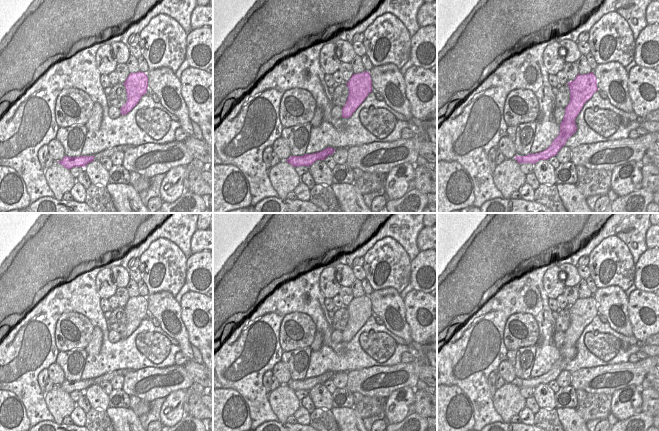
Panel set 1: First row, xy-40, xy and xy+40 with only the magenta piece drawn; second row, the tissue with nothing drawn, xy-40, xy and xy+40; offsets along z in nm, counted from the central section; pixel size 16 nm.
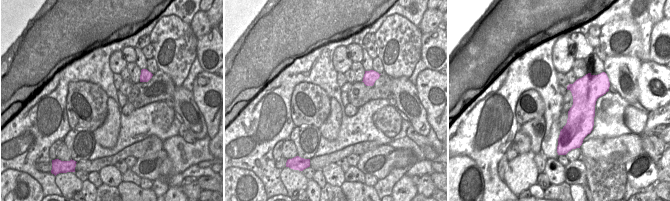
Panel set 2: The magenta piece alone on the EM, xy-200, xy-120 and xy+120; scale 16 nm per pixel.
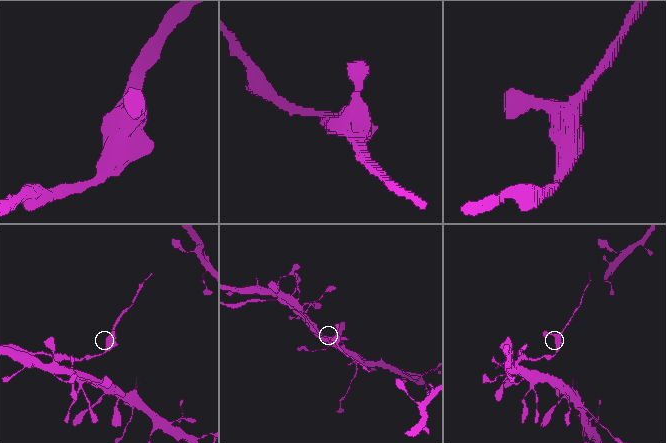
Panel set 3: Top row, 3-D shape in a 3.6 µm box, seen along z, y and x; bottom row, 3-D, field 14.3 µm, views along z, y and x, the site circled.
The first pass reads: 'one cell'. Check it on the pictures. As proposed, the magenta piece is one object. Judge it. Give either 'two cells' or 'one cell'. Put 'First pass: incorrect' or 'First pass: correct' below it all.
one cell
First pass: correct

